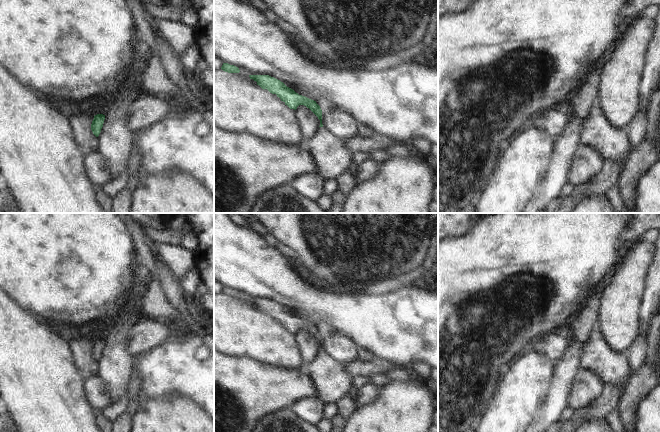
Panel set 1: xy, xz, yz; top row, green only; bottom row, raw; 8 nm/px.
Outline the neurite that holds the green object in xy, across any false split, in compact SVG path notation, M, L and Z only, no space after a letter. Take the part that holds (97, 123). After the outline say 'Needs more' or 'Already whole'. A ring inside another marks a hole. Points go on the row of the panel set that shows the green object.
M97 114L94 116L94 119L91 124L91 130L96 137L98 137L101 132L104 120L105 120L105 115L103 114Z. Already whole.

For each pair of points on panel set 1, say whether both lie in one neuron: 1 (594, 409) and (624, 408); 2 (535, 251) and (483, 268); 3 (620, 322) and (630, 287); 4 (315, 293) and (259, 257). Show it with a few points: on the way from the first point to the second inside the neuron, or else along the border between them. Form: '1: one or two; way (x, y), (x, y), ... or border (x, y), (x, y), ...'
1: two; border (626, 386), (617, 407)
2: one; way (522, 264), (518, 268), (496, 268)
3: one; way (620, 313), (620, 301), (623, 296)
4: one; way (301, 293), (295, 293), (273, 271)

